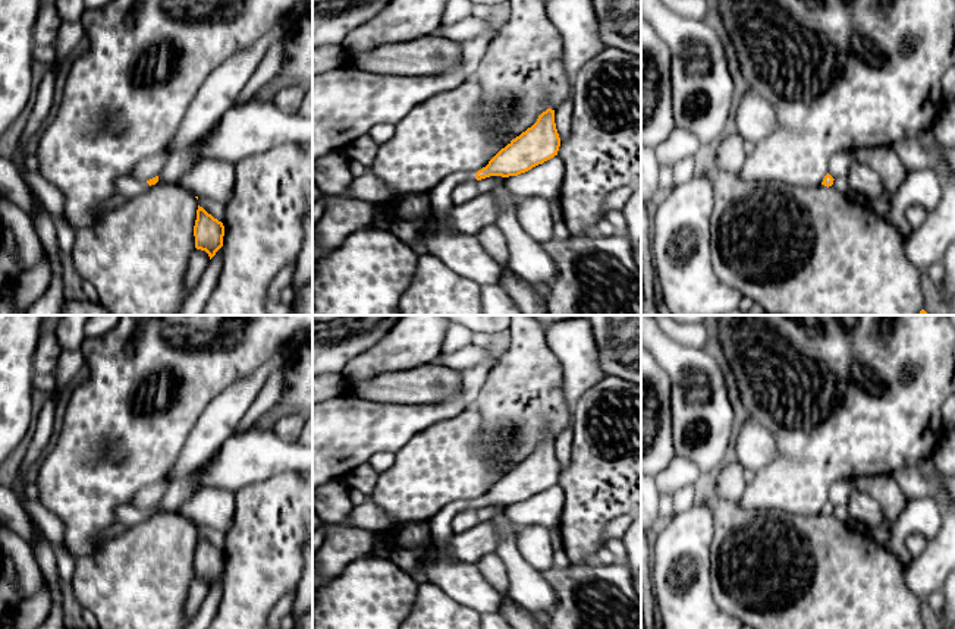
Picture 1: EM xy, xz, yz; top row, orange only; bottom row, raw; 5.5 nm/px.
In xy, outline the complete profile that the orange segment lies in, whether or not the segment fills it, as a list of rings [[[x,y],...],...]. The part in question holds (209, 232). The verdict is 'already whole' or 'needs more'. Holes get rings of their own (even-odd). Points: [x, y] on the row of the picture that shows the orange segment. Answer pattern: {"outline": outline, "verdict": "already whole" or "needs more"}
{"outline": [[[198,205],[194,236],[195,248],[205,251],[211,260],[223,246],[224,226]]], "verdict": "already whole"}

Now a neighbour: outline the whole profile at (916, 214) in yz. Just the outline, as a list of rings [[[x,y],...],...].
[[[921,205],[908,207],[905,216],[911,229],[920,227],[924,223],[924,220],[929,217],[927,211]]]

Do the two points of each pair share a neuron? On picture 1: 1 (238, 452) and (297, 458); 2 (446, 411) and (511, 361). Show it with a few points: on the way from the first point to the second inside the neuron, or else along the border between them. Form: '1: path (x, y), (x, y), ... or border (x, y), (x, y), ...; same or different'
1: path (253, 455), (282, 456); same
2: border (500, 351), (499, 359), (489, 373), (473, 406); different

